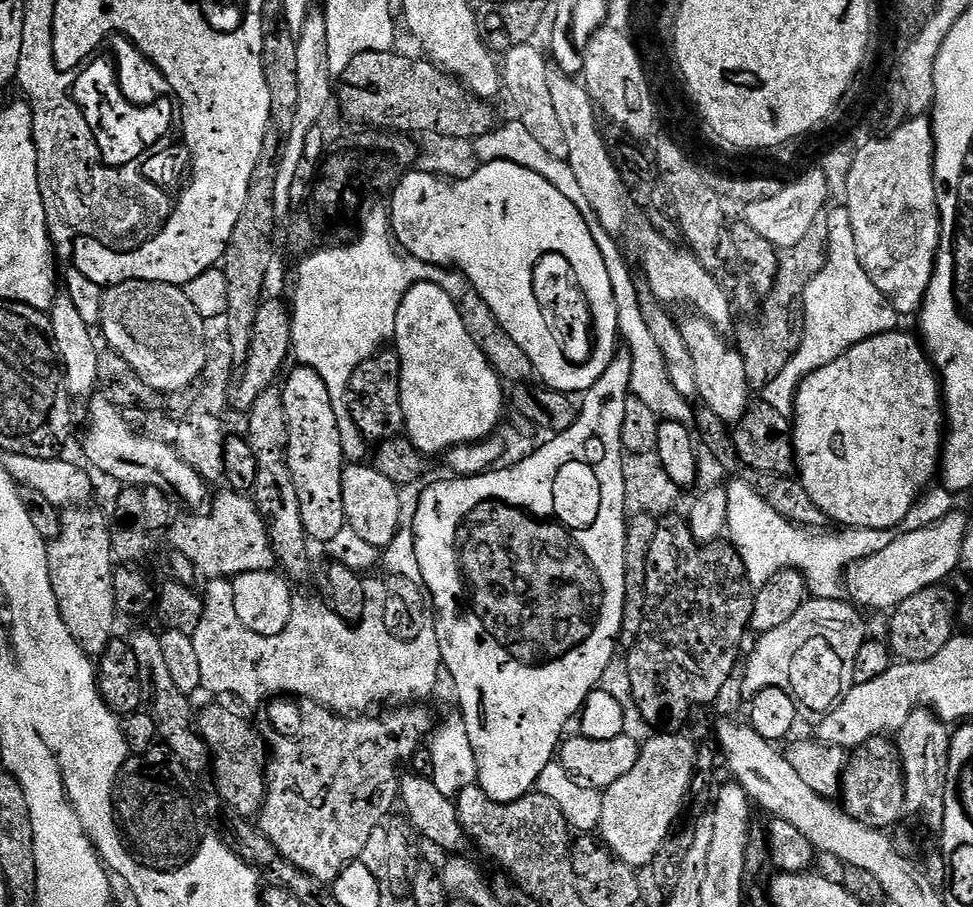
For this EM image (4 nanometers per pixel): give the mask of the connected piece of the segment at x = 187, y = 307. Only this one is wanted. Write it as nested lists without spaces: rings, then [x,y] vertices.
[[[127,280],[113,284],[99,301],[100,328],[111,351],[117,352],[154,390],[165,394],[180,392],[199,381],[206,366],[206,343],[203,337],[204,319],[194,310],[194,302],[186,298],[184,288],[175,284]]]

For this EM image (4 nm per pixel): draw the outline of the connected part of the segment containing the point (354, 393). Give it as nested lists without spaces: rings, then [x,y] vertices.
[[[381,350],[376,355],[366,358],[356,367],[350,385],[348,401],[350,424],[357,428],[361,437],[372,442],[392,440],[404,432],[404,415],[402,414],[402,398],[400,397],[400,356],[394,350]]]

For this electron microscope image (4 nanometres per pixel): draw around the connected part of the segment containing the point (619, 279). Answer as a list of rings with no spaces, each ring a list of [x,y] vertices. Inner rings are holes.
[[[513,120],[504,126],[503,124],[499,125],[491,132],[477,137],[473,143],[476,158],[481,163],[502,160],[525,166],[527,169],[534,170],[534,174],[542,174],[542,178],[546,178],[546,182],[550,182],[550,186],[554,186],[554,190],[559,190],[568,201],[574,202],[574,206],[583,214],[589,230],[592,231],[592,237],[596,243],[595,248],[602,250],[602,262],[606,262],[606,274],[610,274],[610,286],[614,290],[614,302],[618,310],[616,321],[620,323],[620,336],[623,343],[625,340],[629,350],[632,351],[632,373],[629,374],[628,380],[626,379],[631,395],[646,402],[646,406],[650,406],[650,410],[654,410],[654,414],[659,416],[661,421],[673,420],[676,423],[687,425],[693,419],[693,405],[688,398],[682,397],[674,388],[670,374],[667,372],[666,358],[663,357],[662,350],[658,348],[655,338],[650,334],[649,327],[646,326],[643,317],[646,310],[639,302],[638,280],[632,277],[632,268],[620,250],[621,241],[610,235],[596,219],[594,210],[590,210],[590,201],[581,189],[574,170],[570,170],[567,159],[564,156],[550,154],[550,150],[545,150],[534,139],[534,134],[530,133],[525,124],[519,120]]]

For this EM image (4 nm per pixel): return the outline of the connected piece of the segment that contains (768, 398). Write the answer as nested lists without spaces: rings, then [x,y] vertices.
[[[840,206],[840,208],[834,209],[832,213],[830,212],[827,213],[829,216],[828,228],[826,227],[824,268],[813,278],[810,286],[806,286],[804,291],[804,337],[794,354],[794,358],[790,358],[786,370],[782,374],[778,374],[778,378],[774,378],[774,382],[770,382],[762,389],[763,403],[769,404],[771,408],[779,412],[785,411],[786,406],[784,404],[795,405],[796,391],[807,376],[814,374],[814,370],[834,362],[839,356],[846,354],[846,350],[858,346],[858,342],[866,342],[878,334],[895,332],[898,328],[898,324],[896,324],[898,313],[895,304],[889,297],[882,295],[878,286],[874,286],[874,282],[868,277],[862,262],[858,258],[858,246],[854,246],[854,226],[850,226],[850,214],[847,207]]]

